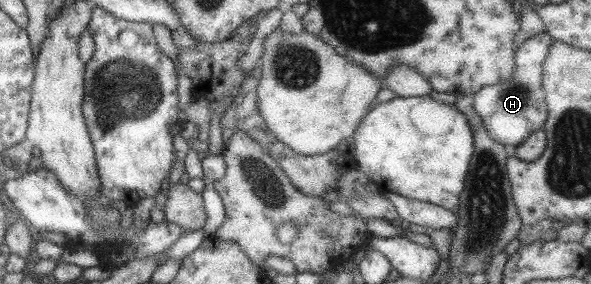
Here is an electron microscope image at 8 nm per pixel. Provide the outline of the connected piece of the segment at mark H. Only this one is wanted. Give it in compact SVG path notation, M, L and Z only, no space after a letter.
M541 31L513 48L514 71L501 83L481 88L473 97L473 107L488 135L502 145L520 145L533 131L543 127L547 107L542 90L542 64L552 40Z

